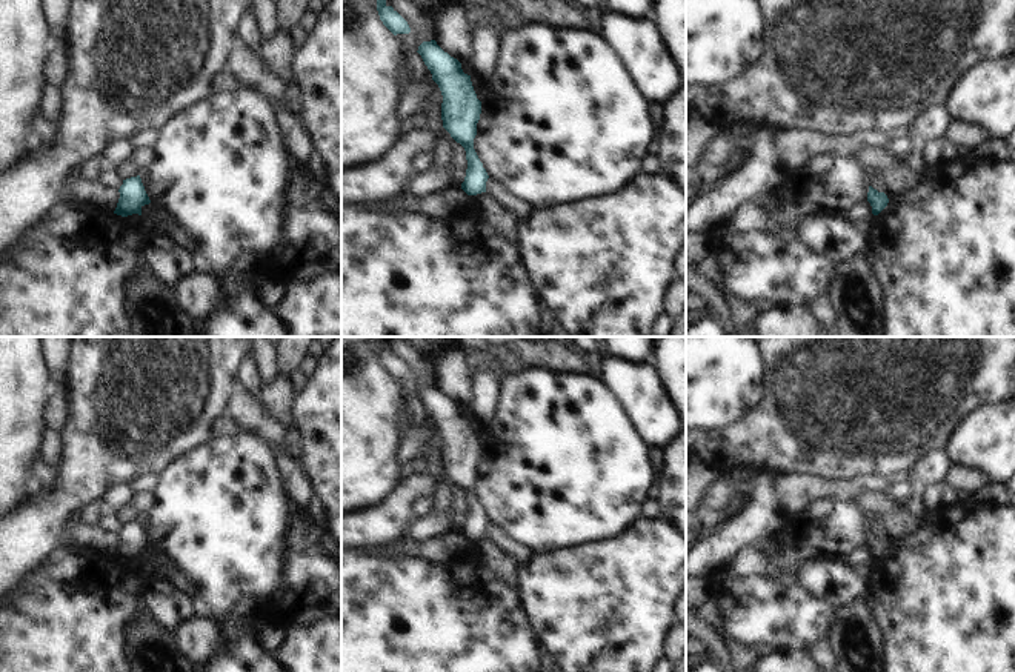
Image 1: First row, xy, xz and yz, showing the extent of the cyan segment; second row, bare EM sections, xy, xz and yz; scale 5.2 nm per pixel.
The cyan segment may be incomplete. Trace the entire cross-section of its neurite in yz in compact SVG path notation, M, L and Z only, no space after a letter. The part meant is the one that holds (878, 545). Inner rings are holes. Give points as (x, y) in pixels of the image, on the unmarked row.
M869 531L867 546L872 551L872 558L878 560L889 547L889 543L884 537L878 537L872 531Z

